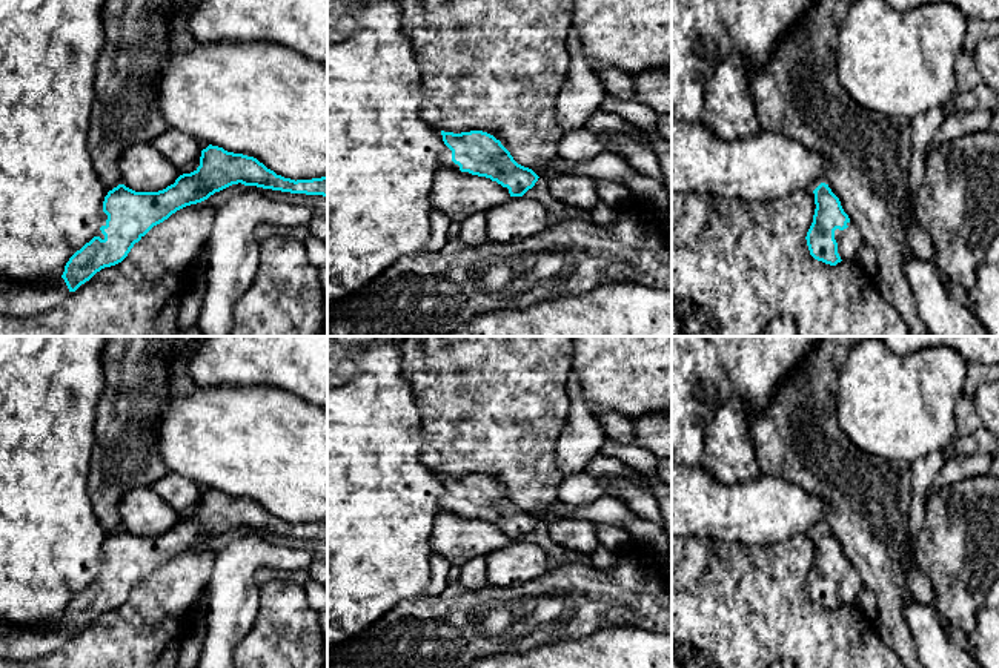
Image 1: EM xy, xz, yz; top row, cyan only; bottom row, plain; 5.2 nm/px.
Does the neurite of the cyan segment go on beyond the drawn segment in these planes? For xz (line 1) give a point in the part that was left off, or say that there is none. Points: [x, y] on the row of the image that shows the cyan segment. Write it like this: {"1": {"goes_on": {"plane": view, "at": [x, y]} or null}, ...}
{"1": {"goes_on": {"plane": "xz", "at": [446, 157]}}}

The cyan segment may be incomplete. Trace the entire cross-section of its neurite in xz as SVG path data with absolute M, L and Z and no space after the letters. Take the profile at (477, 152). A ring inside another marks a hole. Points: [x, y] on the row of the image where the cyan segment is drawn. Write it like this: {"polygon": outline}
{"polygon": "M483 131L444 132L446 144L438 169L447 167L466 175L490 178L501 184L510 197L523 197L538 181L538 175L518 164L510 152L493 135Z"}

